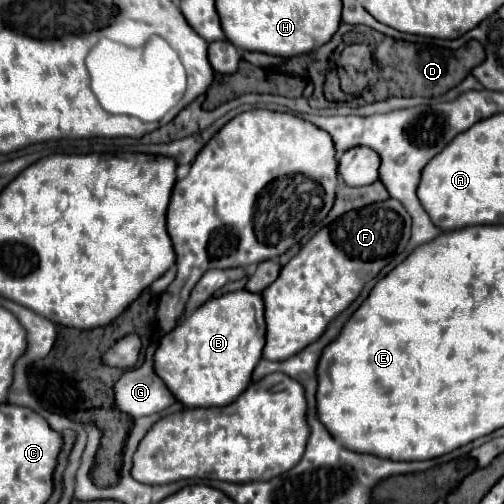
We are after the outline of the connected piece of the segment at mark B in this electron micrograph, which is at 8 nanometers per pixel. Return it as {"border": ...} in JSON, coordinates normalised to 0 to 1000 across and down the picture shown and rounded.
{"border":[[[472,575],[433,591],[417,591],[409,603],[401,603],[401,611],[385,615],[373,631],[357,635],[357,643],[317,675],[317,687],[302,710],[306,738],[317,746],[317,754],[329,758],[329,770],[349,790],[349,798],[365,802],[369,810],[452,806],[496,762],[500,734],[520,710],[524,659],[524,603],[516,583]]]}

